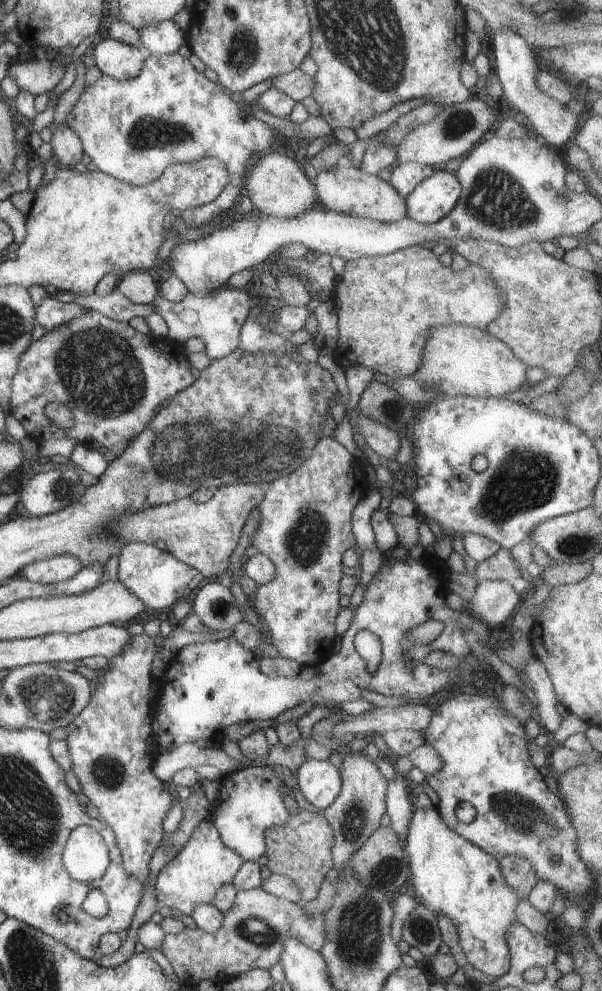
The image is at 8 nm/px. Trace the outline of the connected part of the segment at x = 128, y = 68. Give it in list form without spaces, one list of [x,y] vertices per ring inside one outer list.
[[[112,38],[98,39],[91,51],[102,75],[116,80],[136,78],[150,56],[145,47],[135,48]]]

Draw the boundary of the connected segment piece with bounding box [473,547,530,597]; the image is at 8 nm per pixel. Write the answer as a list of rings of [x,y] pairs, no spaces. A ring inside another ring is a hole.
[[[501,547],[488,560],[476,564],[476,573],[473,575],[477,582],[480,581],[502,581],[508,582],[514,592],[520,596],[529,593],[530,584],[520,572],[521,568],[516,566],[510,549]]]

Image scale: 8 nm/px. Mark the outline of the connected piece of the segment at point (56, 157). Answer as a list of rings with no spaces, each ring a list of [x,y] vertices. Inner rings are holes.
[[[67,122],[52,123],[52,140],[51,145],[54,150],[53,161],[57,166],[76,166],[84,156],[82,142],[76,135],[76,132],[68,126]]]

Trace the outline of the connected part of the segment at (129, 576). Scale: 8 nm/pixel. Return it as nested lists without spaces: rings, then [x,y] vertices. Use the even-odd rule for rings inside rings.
[[[128,543],[120,550],[118,559],[118,581],[132,590],[148,610],[166,610],[183,599],[191,599],[206,581],[198,570],[153,545]]]

